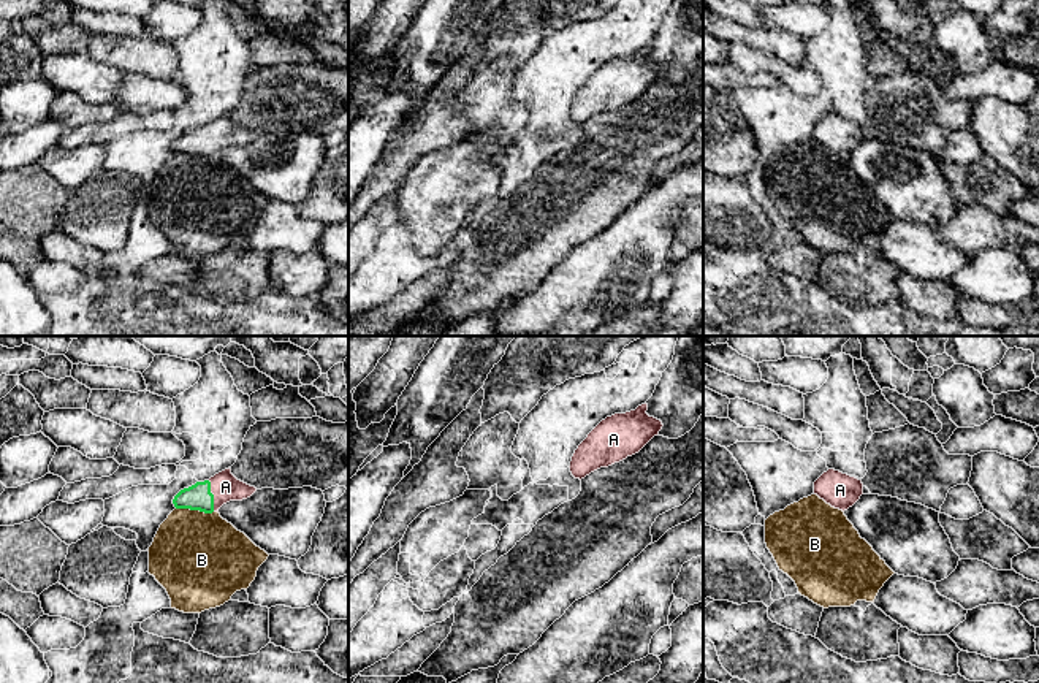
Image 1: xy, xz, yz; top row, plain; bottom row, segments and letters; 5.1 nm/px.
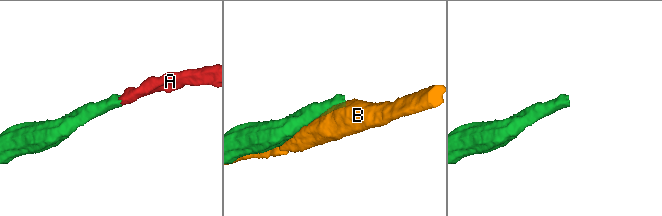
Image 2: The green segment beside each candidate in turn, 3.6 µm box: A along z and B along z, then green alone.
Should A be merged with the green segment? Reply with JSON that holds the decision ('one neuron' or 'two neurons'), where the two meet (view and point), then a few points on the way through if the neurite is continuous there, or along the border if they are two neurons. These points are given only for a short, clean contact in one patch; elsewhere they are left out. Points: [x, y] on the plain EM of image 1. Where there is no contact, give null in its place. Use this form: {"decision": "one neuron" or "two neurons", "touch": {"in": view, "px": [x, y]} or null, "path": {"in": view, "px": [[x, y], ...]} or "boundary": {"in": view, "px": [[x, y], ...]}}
{"decision": "one neuron", "touch": {"in": "xy", "px": [213, 141]}, "path": {"in": "xy", "px": [[198, 141], [213, 141], [225, 132]]}}

